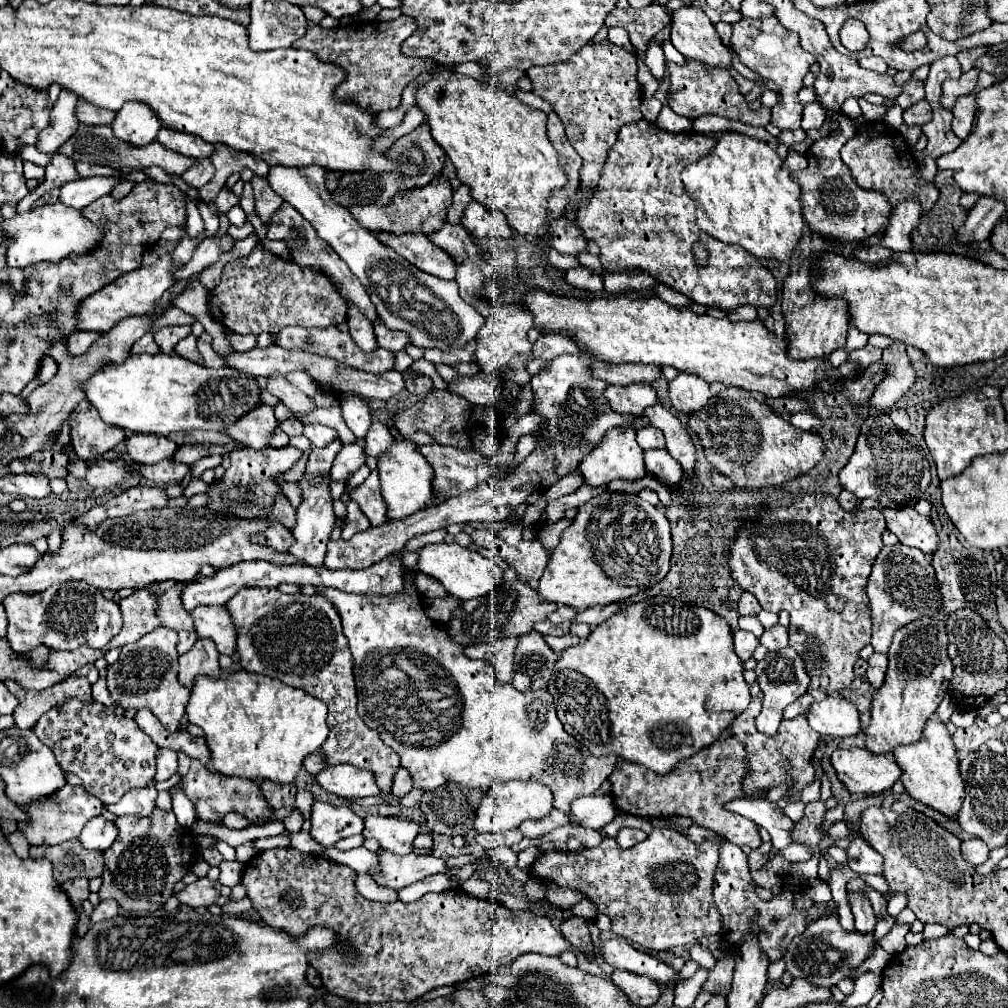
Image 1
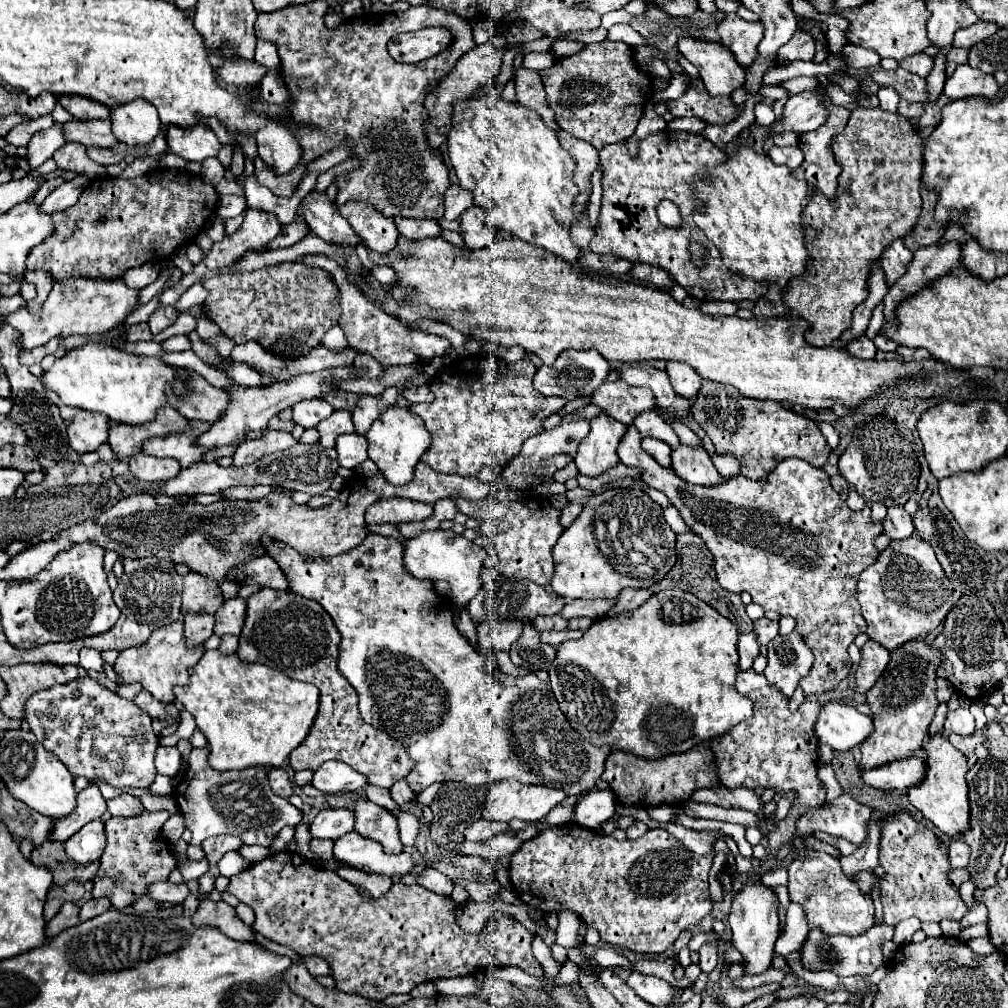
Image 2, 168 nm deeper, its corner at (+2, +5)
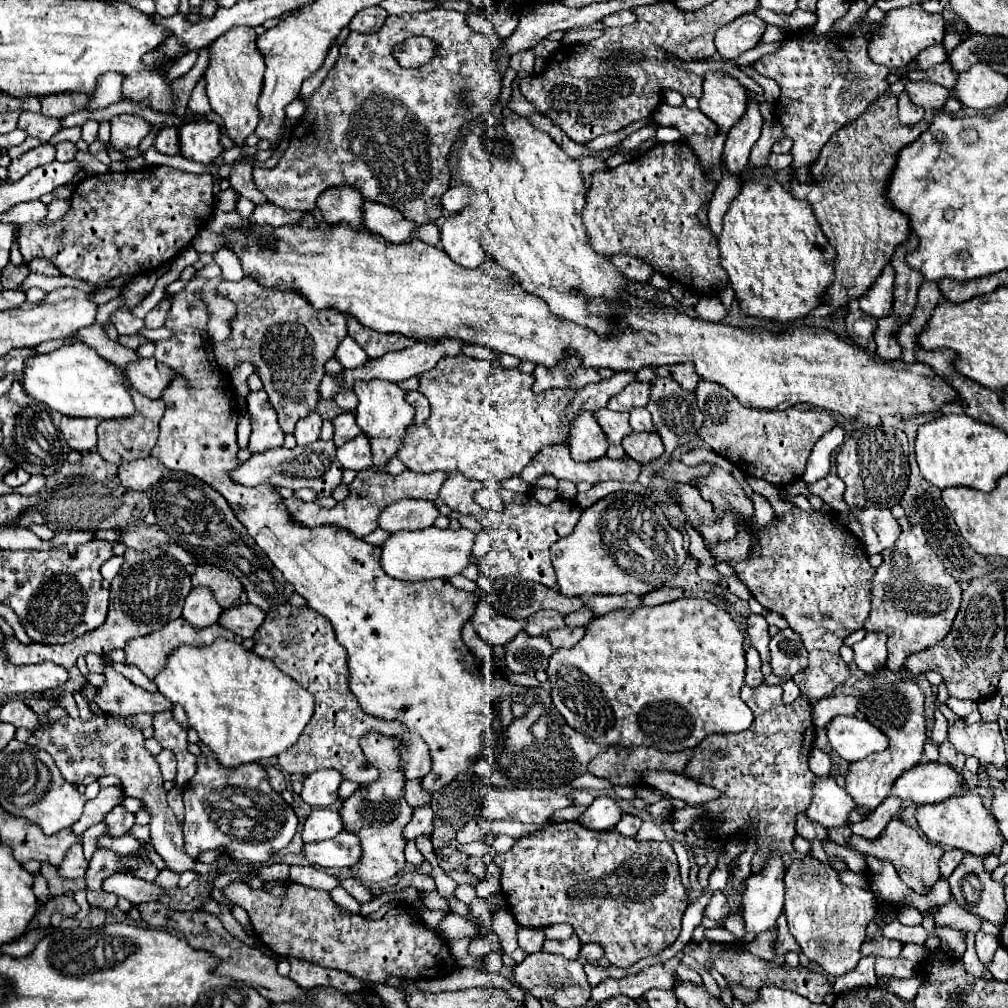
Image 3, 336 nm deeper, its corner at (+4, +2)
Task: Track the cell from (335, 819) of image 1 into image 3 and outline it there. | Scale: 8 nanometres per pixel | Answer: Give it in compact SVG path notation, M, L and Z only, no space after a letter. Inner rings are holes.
M314 809L302 827L304 843L316 843L336 837L344 829L344 823L338 815L340 813L334 809Z

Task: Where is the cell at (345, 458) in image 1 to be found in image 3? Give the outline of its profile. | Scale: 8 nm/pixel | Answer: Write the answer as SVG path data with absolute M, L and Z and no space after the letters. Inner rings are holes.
M360 433L356 439L344 443L336 449L336 459L342 463L344 469L362 471L372 467L372 453L370 453L370 441Z

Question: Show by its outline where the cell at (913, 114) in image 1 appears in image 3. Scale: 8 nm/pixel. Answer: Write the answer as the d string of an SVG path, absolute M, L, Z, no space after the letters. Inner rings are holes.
M900 93L898 97L898 119L904 125L914 125L924 117L925 110L914 103L910 103L906 93Z

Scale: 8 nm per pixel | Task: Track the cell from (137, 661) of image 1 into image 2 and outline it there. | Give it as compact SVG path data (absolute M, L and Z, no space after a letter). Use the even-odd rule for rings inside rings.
M176 620L168 626L162 626L160 630L154 630L148 642L122 650L114 664L114 670L124 678L124 684L140 682L156 700L168 704L174 700L172 688L176 684L184 686L184 682L188 682L188 666L194 666L202 658L202 654L204 654L204 646L190 648L186 644L184 626L180 620Z

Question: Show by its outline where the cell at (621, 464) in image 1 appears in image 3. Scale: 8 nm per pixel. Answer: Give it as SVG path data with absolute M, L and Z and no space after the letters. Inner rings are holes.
M580 413L570 437L570 455L574 461L596 461L606 455L608 437L592 413Z

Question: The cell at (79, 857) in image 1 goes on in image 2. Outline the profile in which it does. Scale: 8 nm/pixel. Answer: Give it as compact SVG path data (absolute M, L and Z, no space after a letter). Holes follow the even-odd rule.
M48 842L46 846L34 850L32 862L36 866L46 866L52 872L56 886L64 886L66 882L72 882L72 880L84 884L86 880L92 880L94 874L98 872L98 862L84 864L84 866L70 862L70 858L66 858L64 844L60 842Z

